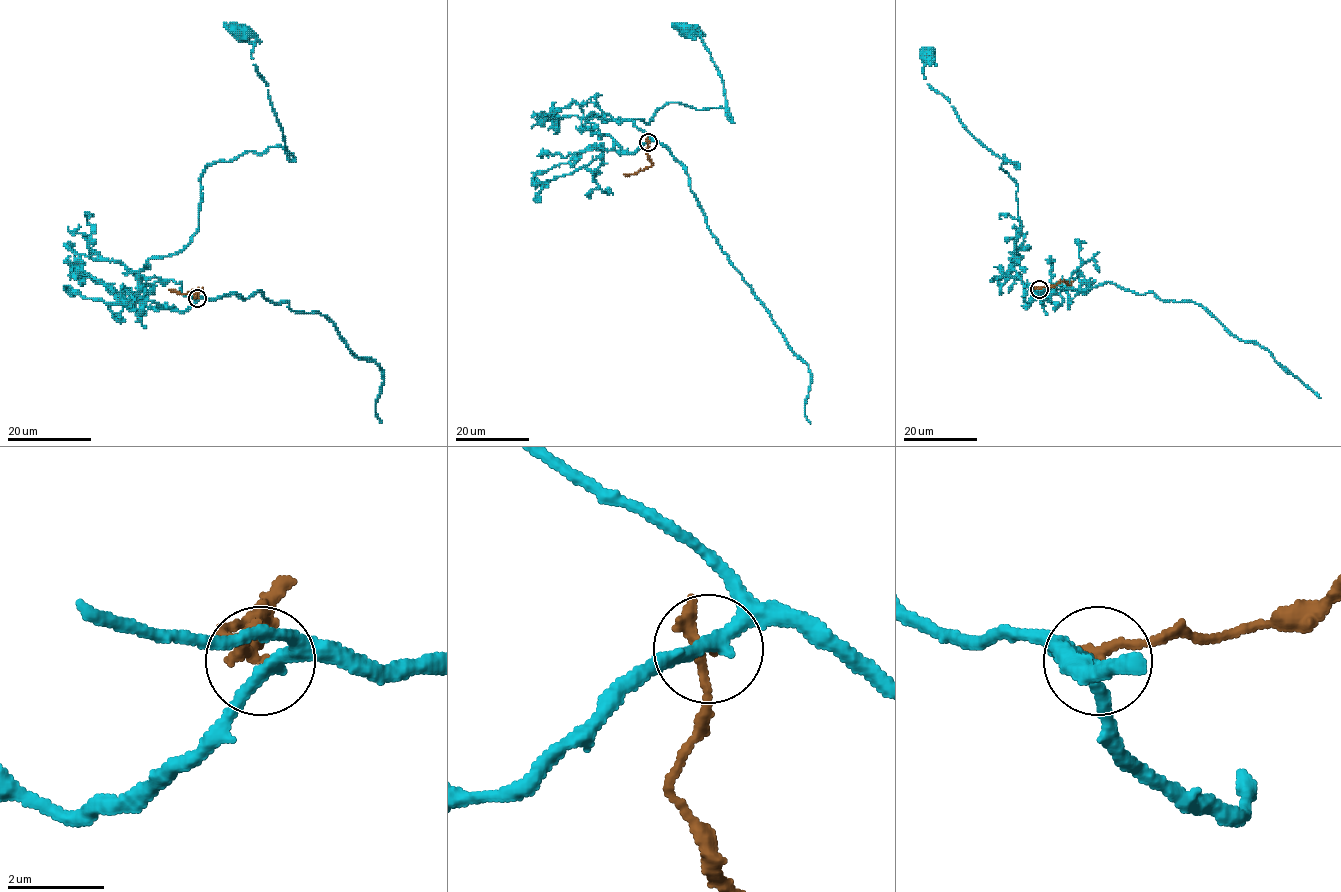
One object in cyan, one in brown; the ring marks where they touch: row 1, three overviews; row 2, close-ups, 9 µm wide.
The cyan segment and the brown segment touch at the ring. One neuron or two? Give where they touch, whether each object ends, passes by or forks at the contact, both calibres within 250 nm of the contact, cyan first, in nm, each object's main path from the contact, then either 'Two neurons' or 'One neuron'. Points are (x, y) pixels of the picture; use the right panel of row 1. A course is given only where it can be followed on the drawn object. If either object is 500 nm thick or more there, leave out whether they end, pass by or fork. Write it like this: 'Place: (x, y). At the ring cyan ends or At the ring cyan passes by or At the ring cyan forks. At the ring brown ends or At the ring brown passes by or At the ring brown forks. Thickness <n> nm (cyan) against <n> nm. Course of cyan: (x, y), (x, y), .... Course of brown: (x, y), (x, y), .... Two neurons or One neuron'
Place: (1039, 289). At the ring cyan passes by. At the ring brown ends. Thickness 280 nm (cyan) against 300 nm. Course of cyan: (1038, 289), (1049, 300), (1000, 283), (1019, 258), (1017, 184), (928, 83), (928, 56). Course of brown: (1038, 289), (1061, 281), (1071, 285), (1071, 281). Two neurons

